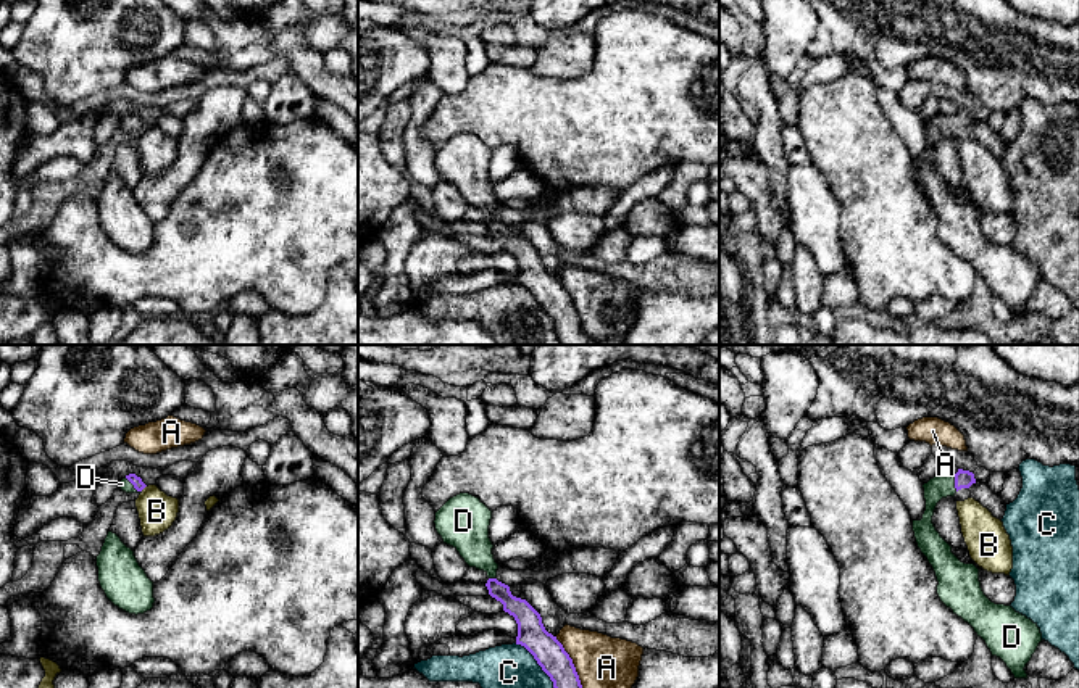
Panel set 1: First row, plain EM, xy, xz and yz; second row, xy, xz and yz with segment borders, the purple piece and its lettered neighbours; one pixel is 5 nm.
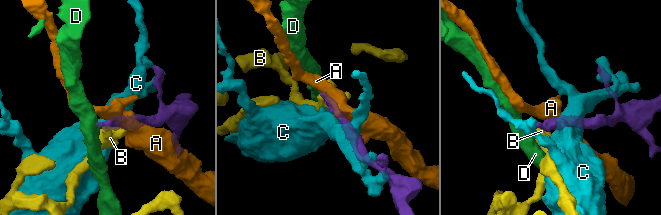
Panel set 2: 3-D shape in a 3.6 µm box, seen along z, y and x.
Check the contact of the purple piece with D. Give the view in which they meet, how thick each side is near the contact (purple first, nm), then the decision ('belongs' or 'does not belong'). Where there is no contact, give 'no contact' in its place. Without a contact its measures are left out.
contact in xy; calibres 60 and 60 nm; belongs

